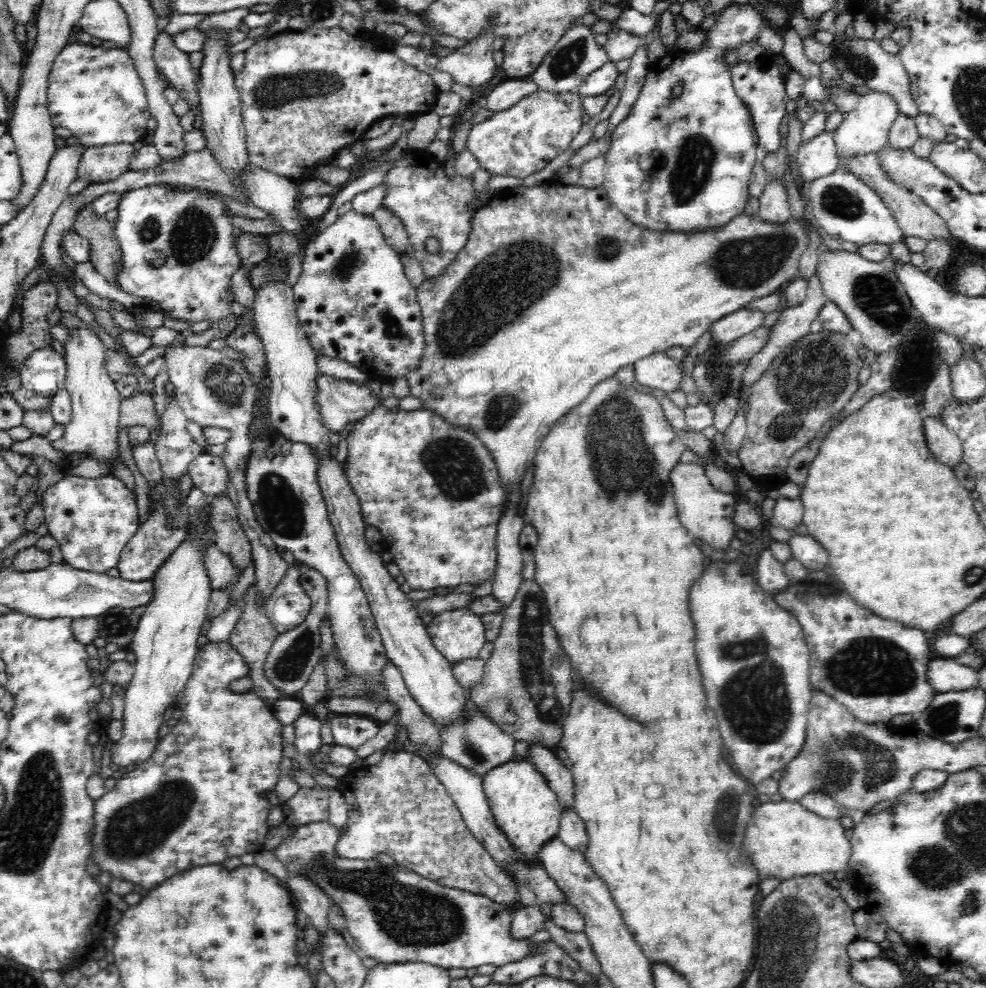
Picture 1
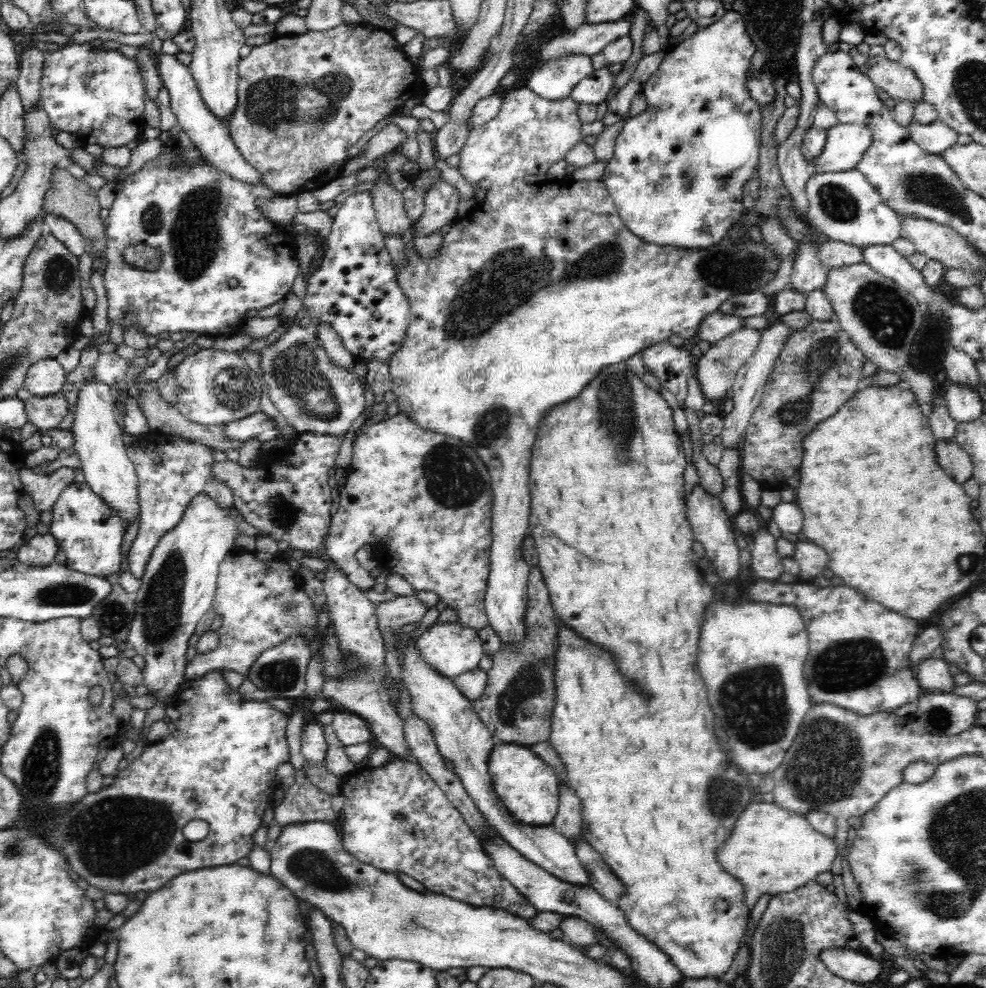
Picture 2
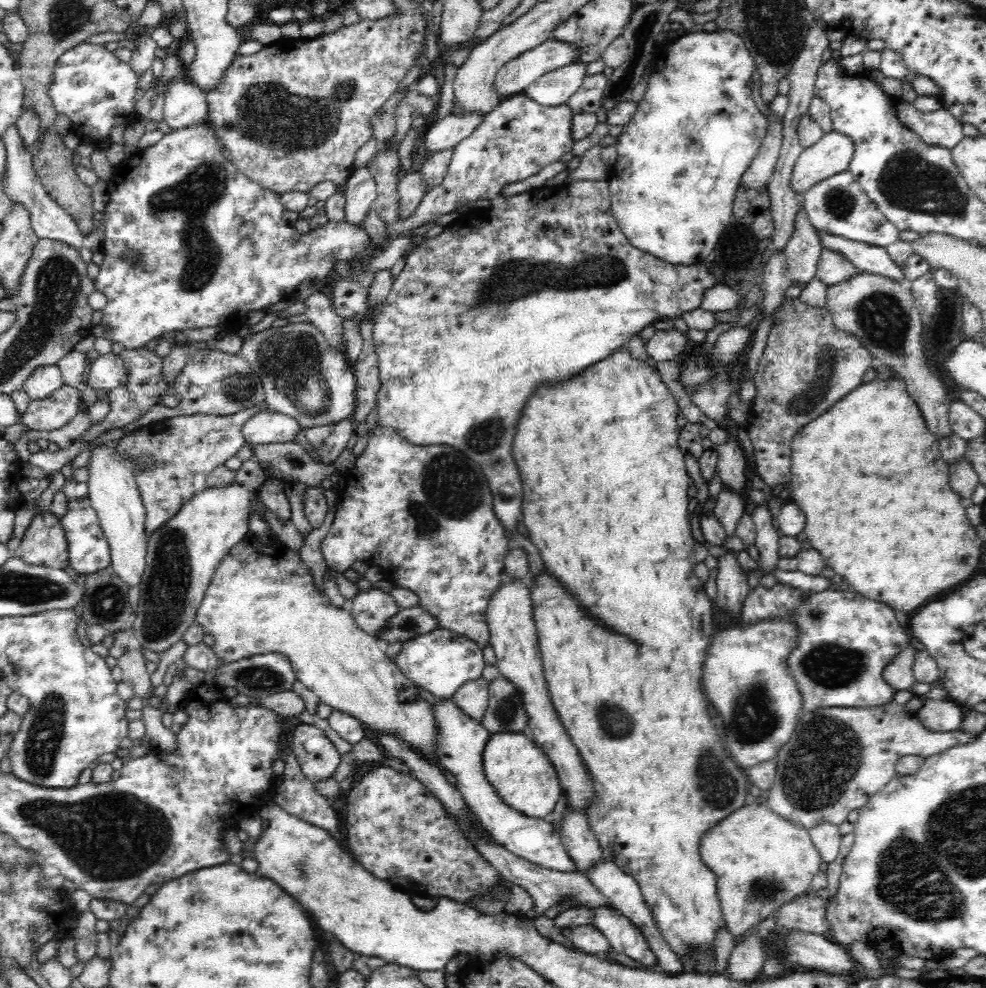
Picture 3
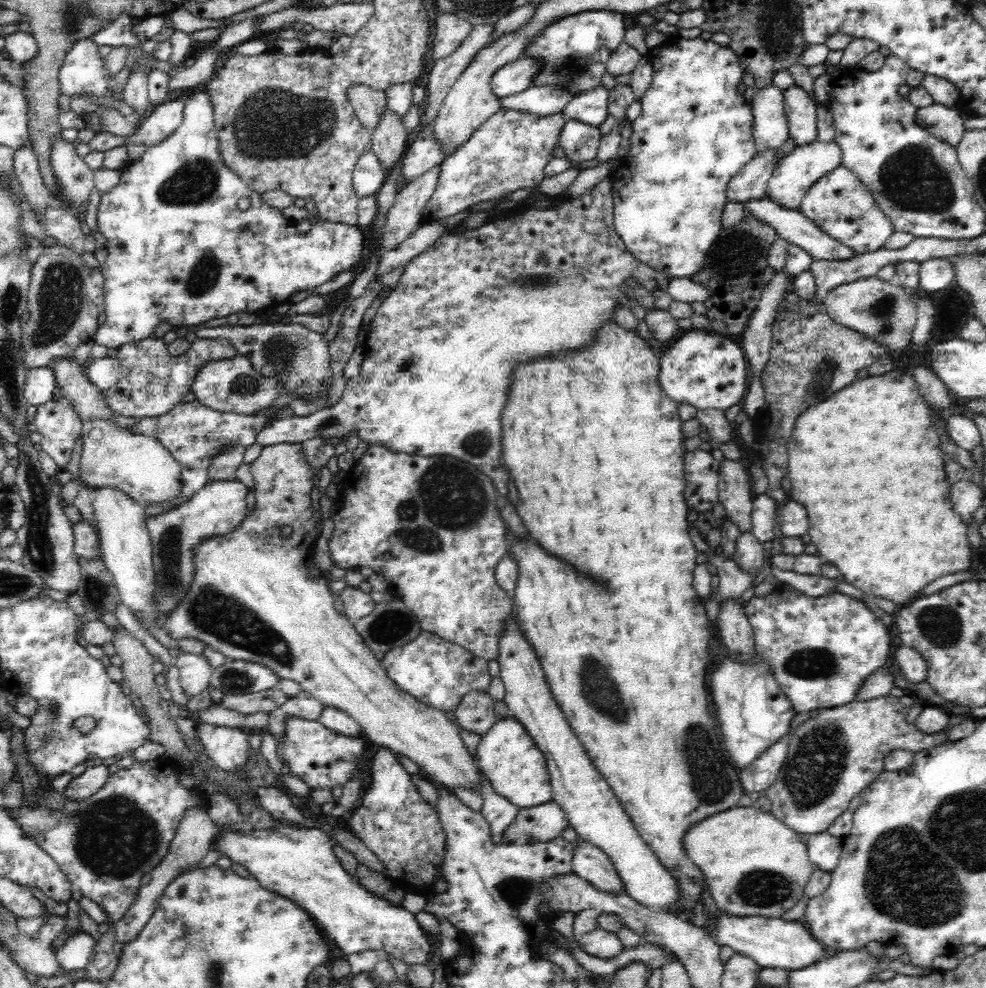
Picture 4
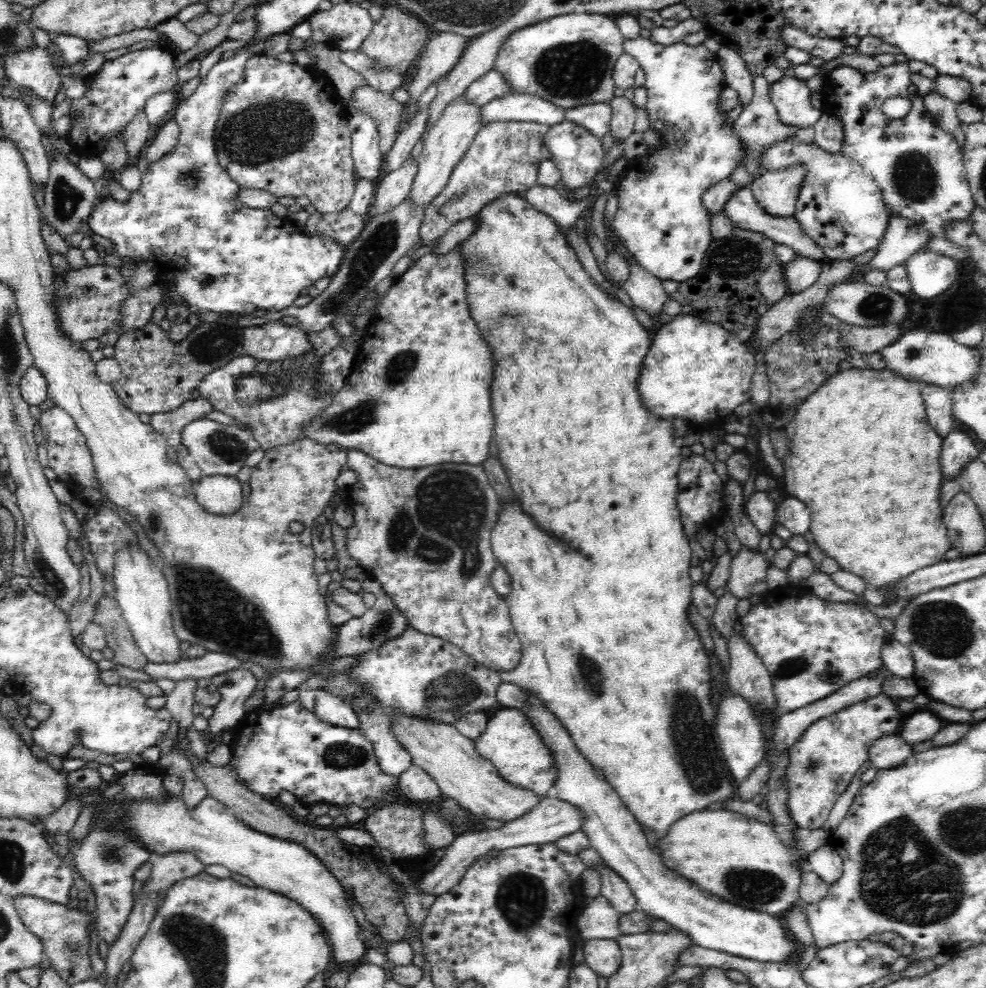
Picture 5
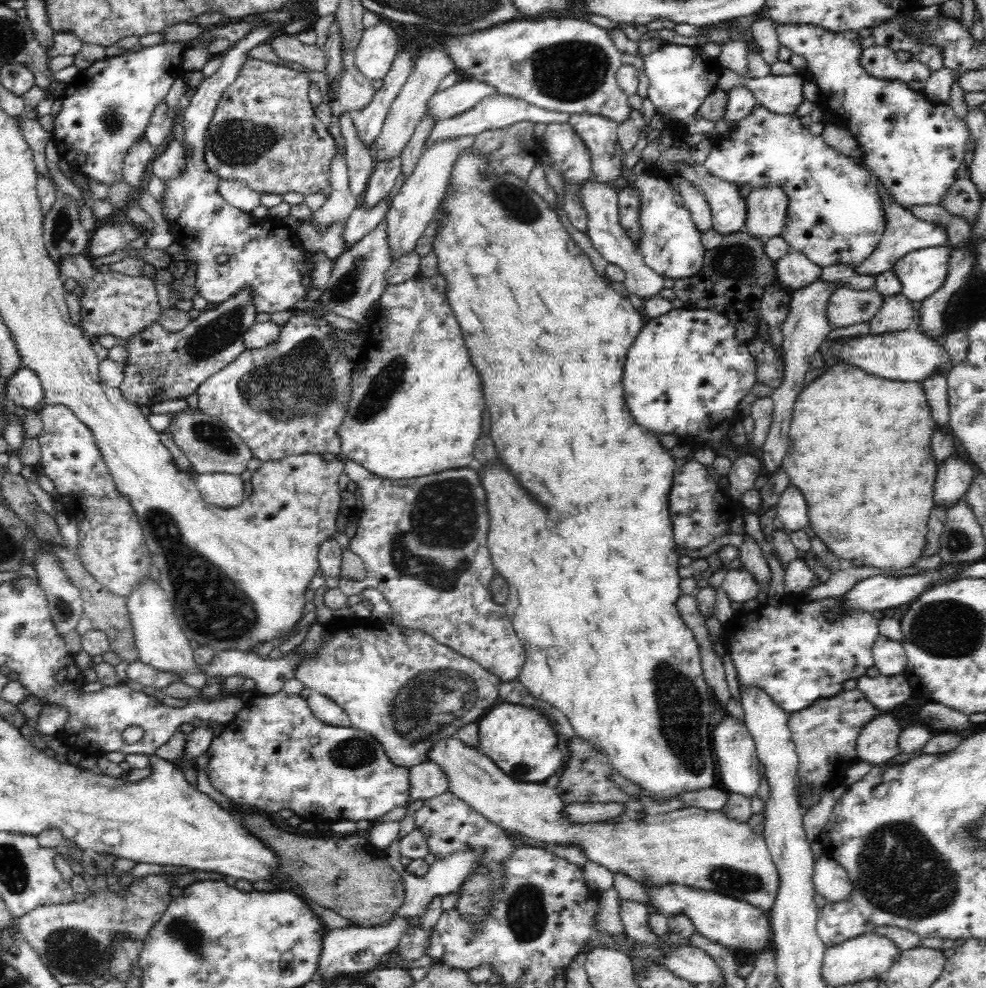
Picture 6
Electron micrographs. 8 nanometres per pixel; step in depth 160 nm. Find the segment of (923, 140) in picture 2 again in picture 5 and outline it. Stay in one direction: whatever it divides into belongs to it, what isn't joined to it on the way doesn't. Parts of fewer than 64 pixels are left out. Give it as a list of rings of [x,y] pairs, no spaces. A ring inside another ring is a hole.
[[[934,89],[930,90],[928,94],[924,94],[922,98],[924,106],[932,115],[933,121],[942,127],[942,131],[954,135],[962,148],[966,144],[966,136],[961,121],[956,116],[957,104],[952,100],[948,100],[948,98],[944,98]]]

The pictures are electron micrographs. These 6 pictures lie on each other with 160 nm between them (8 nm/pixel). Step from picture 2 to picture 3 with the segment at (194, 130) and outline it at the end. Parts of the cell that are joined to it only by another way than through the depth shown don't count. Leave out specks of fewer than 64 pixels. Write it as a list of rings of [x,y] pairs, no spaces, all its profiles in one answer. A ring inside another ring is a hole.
[[[186,76],[165,85],[162,110],[162,120],[172,131],[187,128],[194,122],[210,122],[204,92]]]

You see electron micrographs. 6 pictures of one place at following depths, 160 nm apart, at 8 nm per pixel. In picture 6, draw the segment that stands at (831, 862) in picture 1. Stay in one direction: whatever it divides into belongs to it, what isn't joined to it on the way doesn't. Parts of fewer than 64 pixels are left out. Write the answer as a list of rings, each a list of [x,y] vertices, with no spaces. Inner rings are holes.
[[[457,736],[442,739],[434,746],[428,760],[434,762],[446,773],[449,792],[477,810],[504,830],[532,839],[542,845],[578,847],[588,861],[606,867],[614,874],[622,873],[646,887],[678,885],[691,889],[709,890],[727,897],[738,898],[770,912],[776,892],[778,892],[778,871],[772,862],[765,837],[752,833],[748,823],[738,823],[728,819],[720,811],[702,810],[694,806],[683,807],[666,813],[646,815],[629,821],[569,822],[565,814],[567,805],[554,788],[545,783],[520,782],[506,776],[490,758],[480,754],[475,748],[464,745]]]

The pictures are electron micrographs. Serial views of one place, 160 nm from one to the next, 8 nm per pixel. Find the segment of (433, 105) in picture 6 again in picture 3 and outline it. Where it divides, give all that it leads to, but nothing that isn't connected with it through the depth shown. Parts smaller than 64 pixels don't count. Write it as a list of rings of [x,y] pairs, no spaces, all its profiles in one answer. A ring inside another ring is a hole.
[[[552,38],[547,39],[543,44],[510,60],[496,74],[494,90],[503,98],[519,95],[538,78],[544,77],[548,72],[564,68],[578,58],[578,50],[574,46]]]

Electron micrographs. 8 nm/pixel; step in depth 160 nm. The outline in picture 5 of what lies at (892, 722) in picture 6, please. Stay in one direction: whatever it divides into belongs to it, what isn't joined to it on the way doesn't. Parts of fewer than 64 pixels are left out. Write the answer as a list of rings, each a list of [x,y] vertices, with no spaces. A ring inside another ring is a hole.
[[[884,734],[870,744],[868,762],[877,769],[894,768],[911,756],[911,749],[900,734]]]

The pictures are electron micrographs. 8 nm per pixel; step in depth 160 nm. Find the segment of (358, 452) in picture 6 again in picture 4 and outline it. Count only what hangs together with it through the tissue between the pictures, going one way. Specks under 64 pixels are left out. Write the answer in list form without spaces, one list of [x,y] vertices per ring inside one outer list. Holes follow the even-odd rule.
[[[608,178],[599,182],[589,193],[583,194],[576,200],[563,202],[560,195],[554,196],[553,201],[558,204],[546,211],[520,210],[521,206],[517,204],[514,210],[508,214],[485,222],[475,229],[468,229],[458,234],[447,232],[442,235],[430,248],[413,258],[405,266],[398,284],[378,307],[362,344],[364,354],[359,374],[347,380],[340,399],[335,404],[305,417],[294,415],[276,420],[255,434],[253,441],[266,447],[282,442],[303,443],[313,438],[320,438],[324,441],[327,438],[337,438],[343,441],[352,435],[358,435],[360,441],[364,441],[368,445],[380,445],[392,453],[418,456],[448,454],[448,456],[454,456],[454,458],[460,458],[460,460],[478,466],[486,476],[492,478],[494,486],[498,486],[498,494],[506,496],[508,494],[508,490],[506,490],[508,472],[502,468],[502,462],[500,462],[500,450],[502,450],[500,448],[500,438],[502,438],[500,412],[502,412],[502,406],[506,404],[506,394],[508,394],[508,386],[510,386],[510,368],[518,362],[530,362],[530,358],[544,358],[546,354],[558,354],[562,350],[578,350],[578,346],[590,344],[590,340],[594,338],[594,330],[598,330],[598,326],[602,326],[602,322],[608,322],[614,315],[614,304],[627,303],[626,293],[629,290],[623,284],[626,278],[635,278],[651,291],[654,288],[654,280],[658,280],[658,284],[666,289],[666,284],[671,278],[666,274],[656,273],[654,269],[643,265],[628,252],[626,245],[614,230],[613,196],[612,181]]]

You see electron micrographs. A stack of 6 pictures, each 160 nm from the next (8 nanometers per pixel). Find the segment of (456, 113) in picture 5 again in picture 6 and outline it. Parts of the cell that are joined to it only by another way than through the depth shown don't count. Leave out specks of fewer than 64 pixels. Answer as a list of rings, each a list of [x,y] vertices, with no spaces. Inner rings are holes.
[[[476,135],[460,136],[460,138],[451,139],[448,142],[436,142],[423,150],[414,172],[403,182],[385,216],[386,241],[390,247],[392,263],[400,260],[402,256],[414,252],[418,239],[437,214],[438,204],[440,204],[442,194],[446,192],[446,186],[450,180],[454,158],[458,158],[458,154],[468,146],[473,146],[474,142],[476,142]]]

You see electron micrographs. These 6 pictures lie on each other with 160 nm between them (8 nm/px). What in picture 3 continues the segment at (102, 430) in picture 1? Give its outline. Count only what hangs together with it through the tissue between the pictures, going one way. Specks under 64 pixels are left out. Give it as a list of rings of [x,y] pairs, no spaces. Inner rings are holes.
[[[102,449],[94,450],[91,454],[91,458],[88,459],[90,478],[88,478],[86,484],[88,484],[89,501],[92,504],[92,509],[96,512],[99,526],[108,542],[111,555],[111,568],[114,569],[114,572],[120,577],[123,583],[132,587],[139,586],[143,574],[145,573],[148,542],[148,534],[146,534],[145,531],[147,517],[140,492],[135,482],[135,476],[133,476],[133,472],[121,461],[120,457],[121,456],[114,452],[103,451]]]

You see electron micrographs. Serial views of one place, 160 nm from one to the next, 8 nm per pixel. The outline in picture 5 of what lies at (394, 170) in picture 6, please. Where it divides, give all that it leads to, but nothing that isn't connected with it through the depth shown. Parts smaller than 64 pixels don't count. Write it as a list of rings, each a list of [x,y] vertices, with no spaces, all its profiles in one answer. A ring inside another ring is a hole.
[[[421,109],[420,112],[410,121],[408,128],[395,139],[390,151],[382,158],[382,176],[386,176],[394,170],[398,170],[410,157],[410,151],[420,139],[422,132],[426,129],[426,118],[428,111]]]

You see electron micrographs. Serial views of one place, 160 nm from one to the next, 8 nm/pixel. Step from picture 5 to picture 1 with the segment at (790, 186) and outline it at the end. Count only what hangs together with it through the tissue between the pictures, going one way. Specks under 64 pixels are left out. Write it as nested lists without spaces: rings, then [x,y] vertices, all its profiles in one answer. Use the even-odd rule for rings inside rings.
[[[871,90],[868,94],[861,95],[856,108],[845,114],[833,134],[838,160],[862,157],[882,149],[888,143],[890,126],[898,112],[896,102],[886,93]]]

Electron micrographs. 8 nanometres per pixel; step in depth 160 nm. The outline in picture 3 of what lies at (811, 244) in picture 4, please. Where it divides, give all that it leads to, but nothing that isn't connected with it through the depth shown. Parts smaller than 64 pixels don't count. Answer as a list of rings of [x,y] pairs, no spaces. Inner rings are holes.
[[[816,229],[816,235],[822,249],[840,253],[859,270],[860,274],[881,275],[897,282],[904,280],[902,269],[890,259],[886,249],[834,236],[824,230]]]

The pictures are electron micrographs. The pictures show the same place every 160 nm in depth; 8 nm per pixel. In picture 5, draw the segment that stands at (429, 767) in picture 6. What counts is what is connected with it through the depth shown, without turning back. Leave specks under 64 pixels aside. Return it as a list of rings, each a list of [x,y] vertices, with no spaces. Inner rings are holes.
[[[416,764],[400,774],[398,792],[412,805],[434,802],[442,797],[438,783]]]

